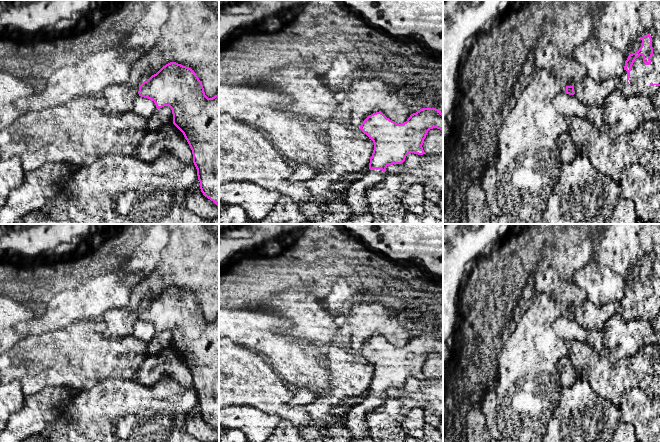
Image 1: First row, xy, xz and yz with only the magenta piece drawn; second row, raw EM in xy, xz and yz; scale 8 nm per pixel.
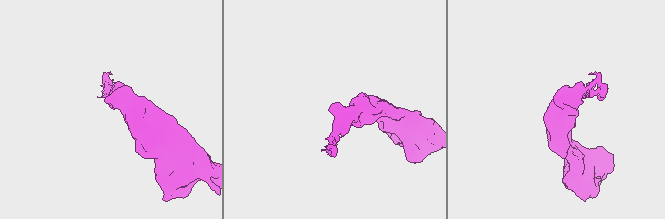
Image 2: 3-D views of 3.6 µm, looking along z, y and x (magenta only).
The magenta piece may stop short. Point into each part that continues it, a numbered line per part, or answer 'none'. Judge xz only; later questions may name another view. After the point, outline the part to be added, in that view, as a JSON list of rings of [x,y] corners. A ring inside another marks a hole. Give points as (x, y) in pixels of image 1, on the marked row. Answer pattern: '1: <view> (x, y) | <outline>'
1: xz (356, 195) | [[[381,169],[369,170],[362,180],[351,184],[349,187],[345,202],[355,215],[365,214],[369,212],[368,202],[366,200],[367,190],[382,182],[385,172]]]

